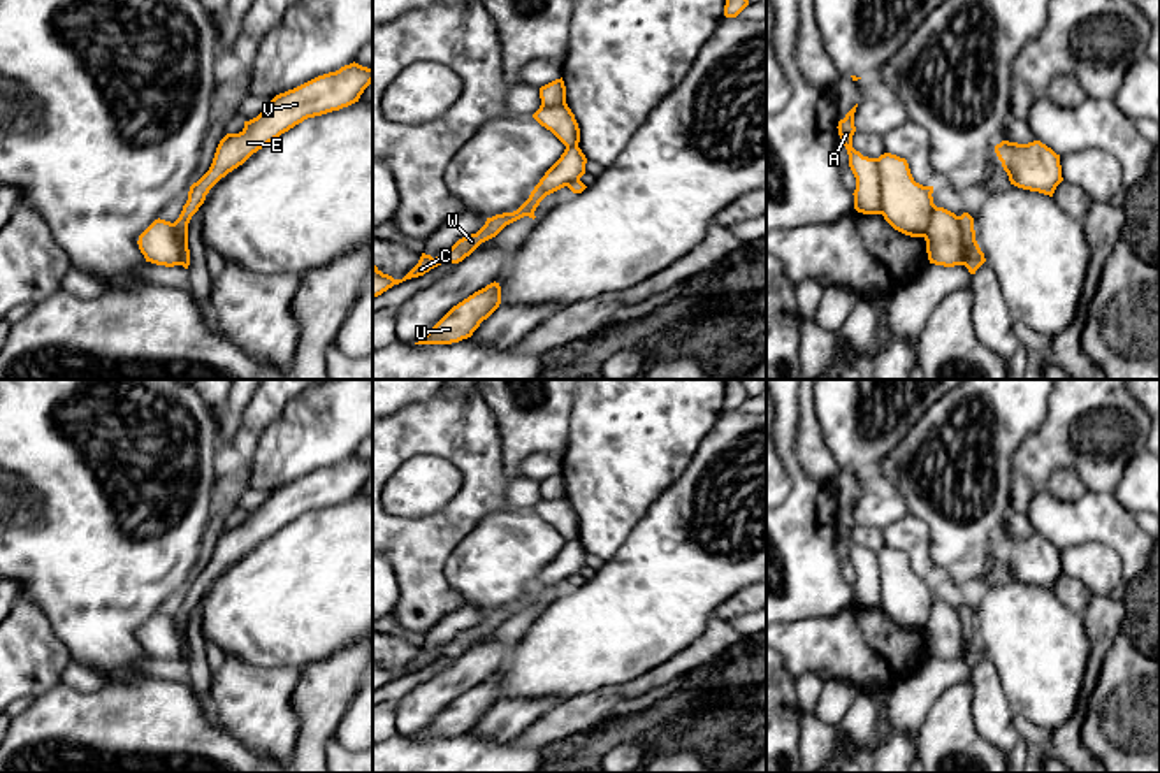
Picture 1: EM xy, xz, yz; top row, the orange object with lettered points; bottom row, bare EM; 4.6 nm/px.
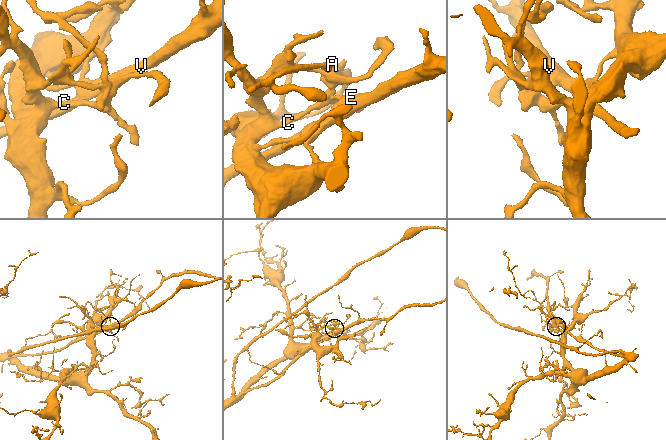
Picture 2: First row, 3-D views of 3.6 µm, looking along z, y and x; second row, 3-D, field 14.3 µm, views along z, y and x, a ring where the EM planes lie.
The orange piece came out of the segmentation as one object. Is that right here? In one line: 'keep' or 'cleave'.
cleave

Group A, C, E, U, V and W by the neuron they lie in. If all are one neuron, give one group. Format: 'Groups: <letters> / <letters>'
Groups: A C W / E U V

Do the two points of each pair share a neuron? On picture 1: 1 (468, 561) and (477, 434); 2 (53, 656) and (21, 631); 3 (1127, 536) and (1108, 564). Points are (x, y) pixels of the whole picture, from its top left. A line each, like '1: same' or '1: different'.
1: different
2: same
3: different

